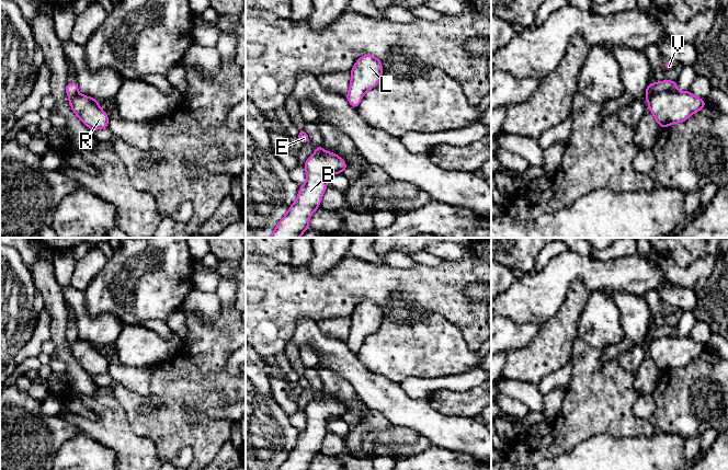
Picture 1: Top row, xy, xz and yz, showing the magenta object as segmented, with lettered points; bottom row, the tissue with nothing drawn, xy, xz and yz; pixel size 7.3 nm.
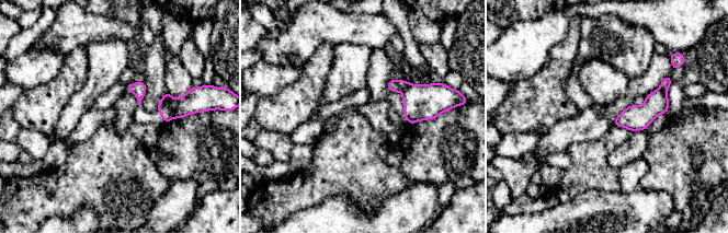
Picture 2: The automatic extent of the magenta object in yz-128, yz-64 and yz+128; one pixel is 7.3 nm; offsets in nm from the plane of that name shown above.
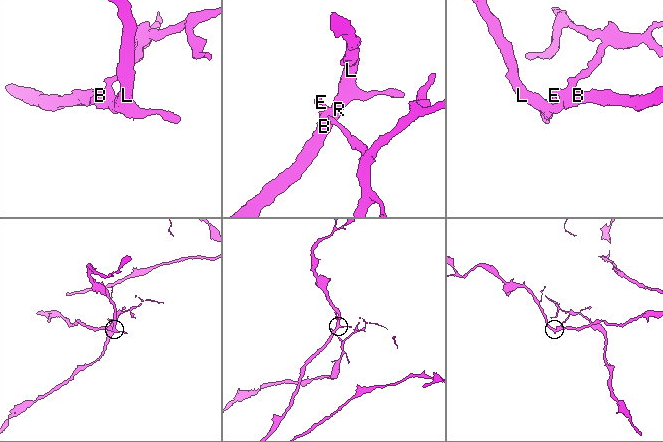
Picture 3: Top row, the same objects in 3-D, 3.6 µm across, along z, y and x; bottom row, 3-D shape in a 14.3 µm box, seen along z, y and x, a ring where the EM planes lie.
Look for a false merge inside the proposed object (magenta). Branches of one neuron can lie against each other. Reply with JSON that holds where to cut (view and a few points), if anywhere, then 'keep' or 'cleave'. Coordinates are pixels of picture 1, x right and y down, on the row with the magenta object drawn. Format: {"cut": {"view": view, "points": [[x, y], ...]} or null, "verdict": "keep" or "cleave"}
{"cut": {"view": "yz", "points": [[677, 90], [662, 90], [652, 94], [647, 100]]}, "verdict": "cleave"}

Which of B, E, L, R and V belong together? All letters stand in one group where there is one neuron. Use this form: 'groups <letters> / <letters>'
groups B L R / E V

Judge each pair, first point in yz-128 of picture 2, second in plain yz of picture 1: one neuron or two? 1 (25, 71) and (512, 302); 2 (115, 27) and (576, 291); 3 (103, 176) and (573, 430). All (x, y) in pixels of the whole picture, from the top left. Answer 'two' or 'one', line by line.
1: two
2: two
3: one

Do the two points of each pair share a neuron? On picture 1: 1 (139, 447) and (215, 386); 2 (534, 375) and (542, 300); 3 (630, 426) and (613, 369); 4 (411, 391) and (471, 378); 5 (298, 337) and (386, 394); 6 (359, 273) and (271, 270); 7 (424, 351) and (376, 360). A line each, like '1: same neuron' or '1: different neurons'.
1: different neurons
2: different neurons
3: same neuron
4: same neuron
5: same neuron
6: same neuron
7: same neuron

